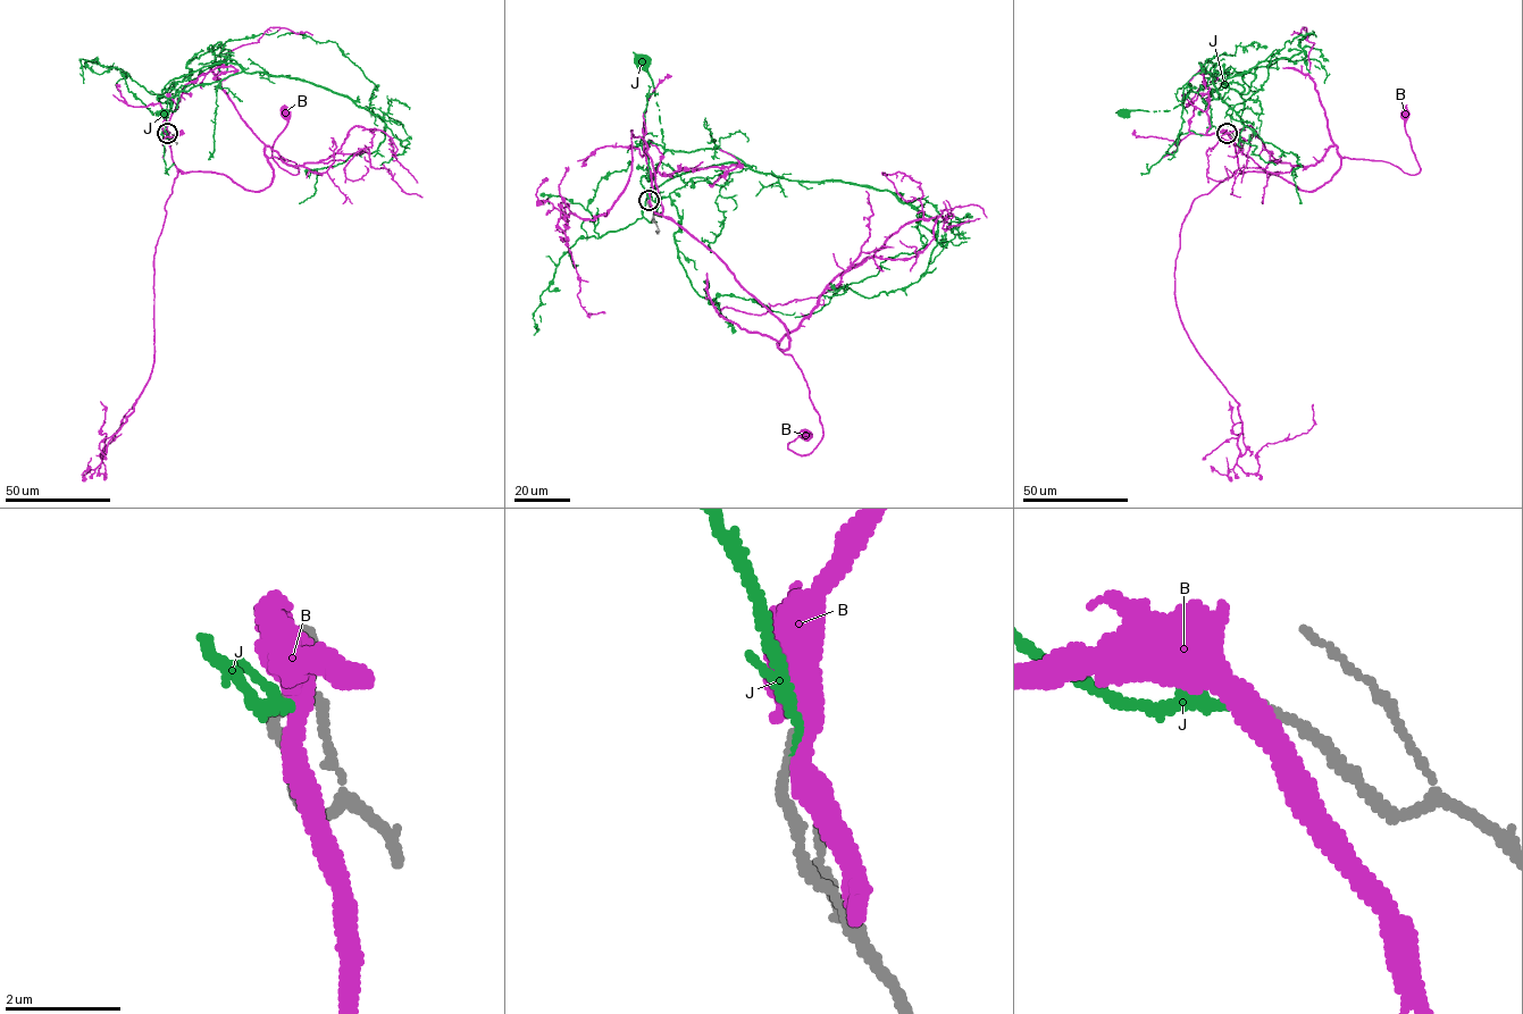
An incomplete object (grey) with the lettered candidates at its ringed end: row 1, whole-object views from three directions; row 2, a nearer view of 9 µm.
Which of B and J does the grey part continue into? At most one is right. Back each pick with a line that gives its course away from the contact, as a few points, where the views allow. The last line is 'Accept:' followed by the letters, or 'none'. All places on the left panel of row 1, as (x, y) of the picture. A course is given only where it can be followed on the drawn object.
J: Its course: (166, 133), (160, 125), (178, 91), (175, 110), (162, 112)
Accept: J

